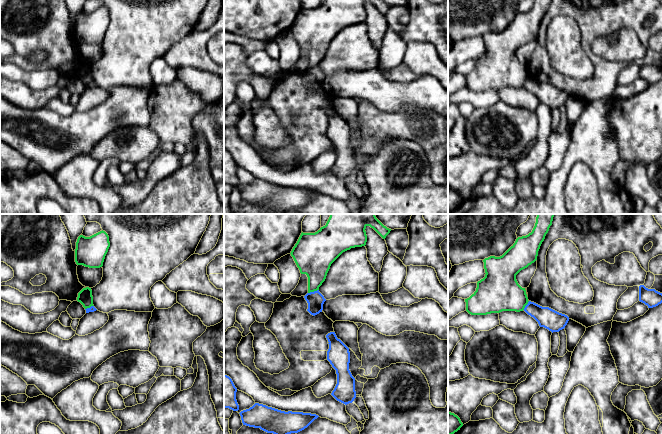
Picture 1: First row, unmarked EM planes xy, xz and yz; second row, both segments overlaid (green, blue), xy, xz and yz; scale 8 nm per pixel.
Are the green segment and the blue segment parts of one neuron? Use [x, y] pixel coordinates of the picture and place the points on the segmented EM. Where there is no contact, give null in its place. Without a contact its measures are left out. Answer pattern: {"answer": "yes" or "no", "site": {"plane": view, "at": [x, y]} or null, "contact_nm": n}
{"answer": "no", "site": {"plane": "xz", "at": [313, 291]}, "contact_nm": 90}

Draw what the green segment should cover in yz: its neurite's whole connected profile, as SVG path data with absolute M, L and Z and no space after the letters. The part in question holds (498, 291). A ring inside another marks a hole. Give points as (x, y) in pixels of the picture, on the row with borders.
M537 214L531 233L518 237L502 256L490 256L483 260L485 277L477 282L476 291L465 299L469 314L487 315L524 310L529 301L526 290L518 284L516 275L537 260L553 217L554 214Z

